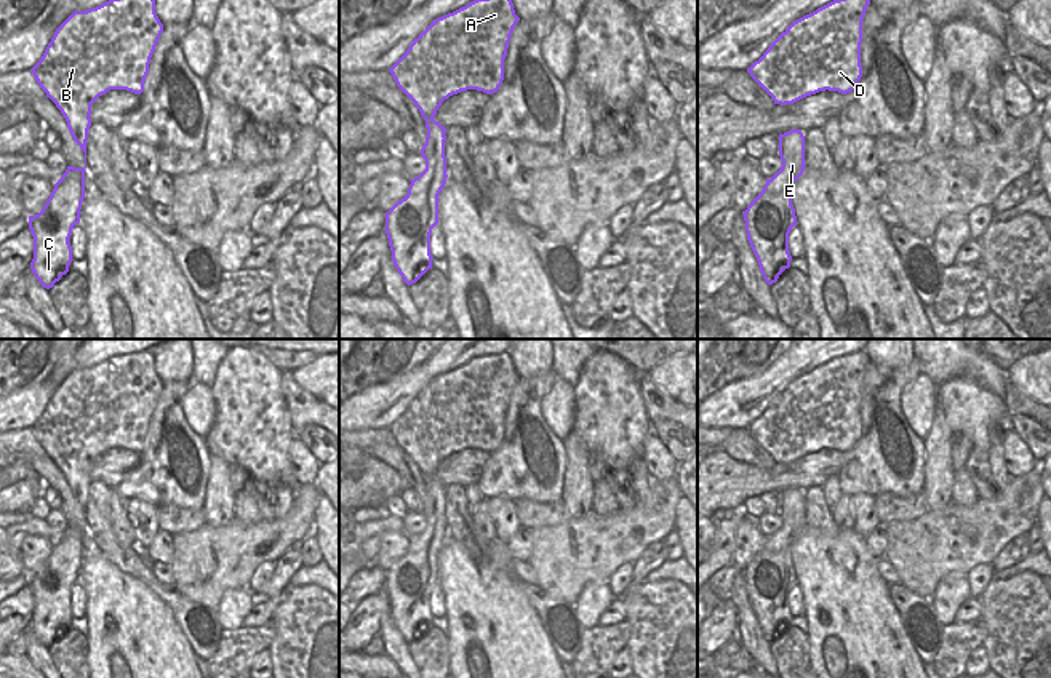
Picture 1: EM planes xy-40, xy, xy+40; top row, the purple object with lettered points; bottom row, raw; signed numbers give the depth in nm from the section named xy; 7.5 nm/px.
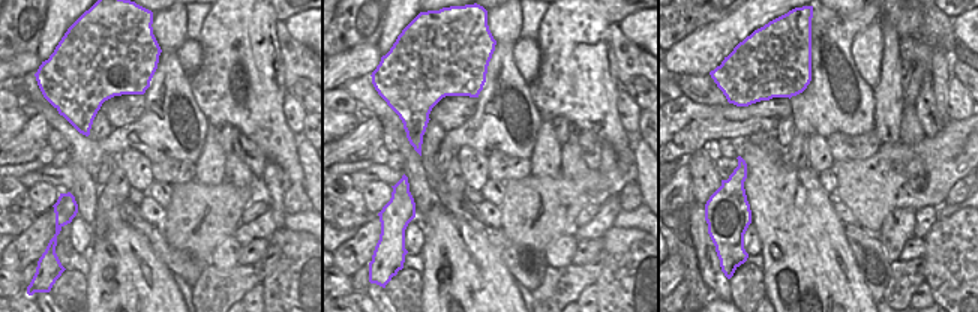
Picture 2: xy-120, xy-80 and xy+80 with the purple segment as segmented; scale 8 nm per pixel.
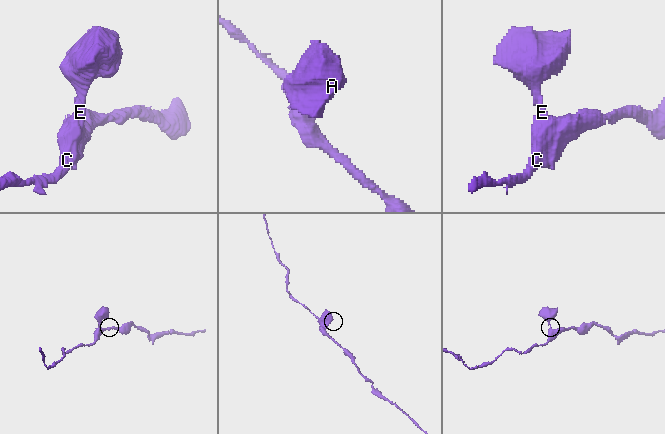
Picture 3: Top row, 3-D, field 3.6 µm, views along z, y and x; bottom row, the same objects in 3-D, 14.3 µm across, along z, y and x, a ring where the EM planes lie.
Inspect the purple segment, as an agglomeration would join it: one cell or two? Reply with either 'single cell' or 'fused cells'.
single cell

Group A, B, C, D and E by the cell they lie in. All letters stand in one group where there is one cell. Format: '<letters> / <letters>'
A B C D E

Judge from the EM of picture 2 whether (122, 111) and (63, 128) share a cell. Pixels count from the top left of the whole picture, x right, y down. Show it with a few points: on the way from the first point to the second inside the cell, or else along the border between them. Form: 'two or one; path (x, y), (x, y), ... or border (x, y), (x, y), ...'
two; border (144, 107), (138, 119), (113, 129)

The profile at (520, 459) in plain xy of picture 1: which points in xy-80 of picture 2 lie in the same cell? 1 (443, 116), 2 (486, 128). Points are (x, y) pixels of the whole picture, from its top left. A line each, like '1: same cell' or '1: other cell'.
1: other cell
2: same cell

